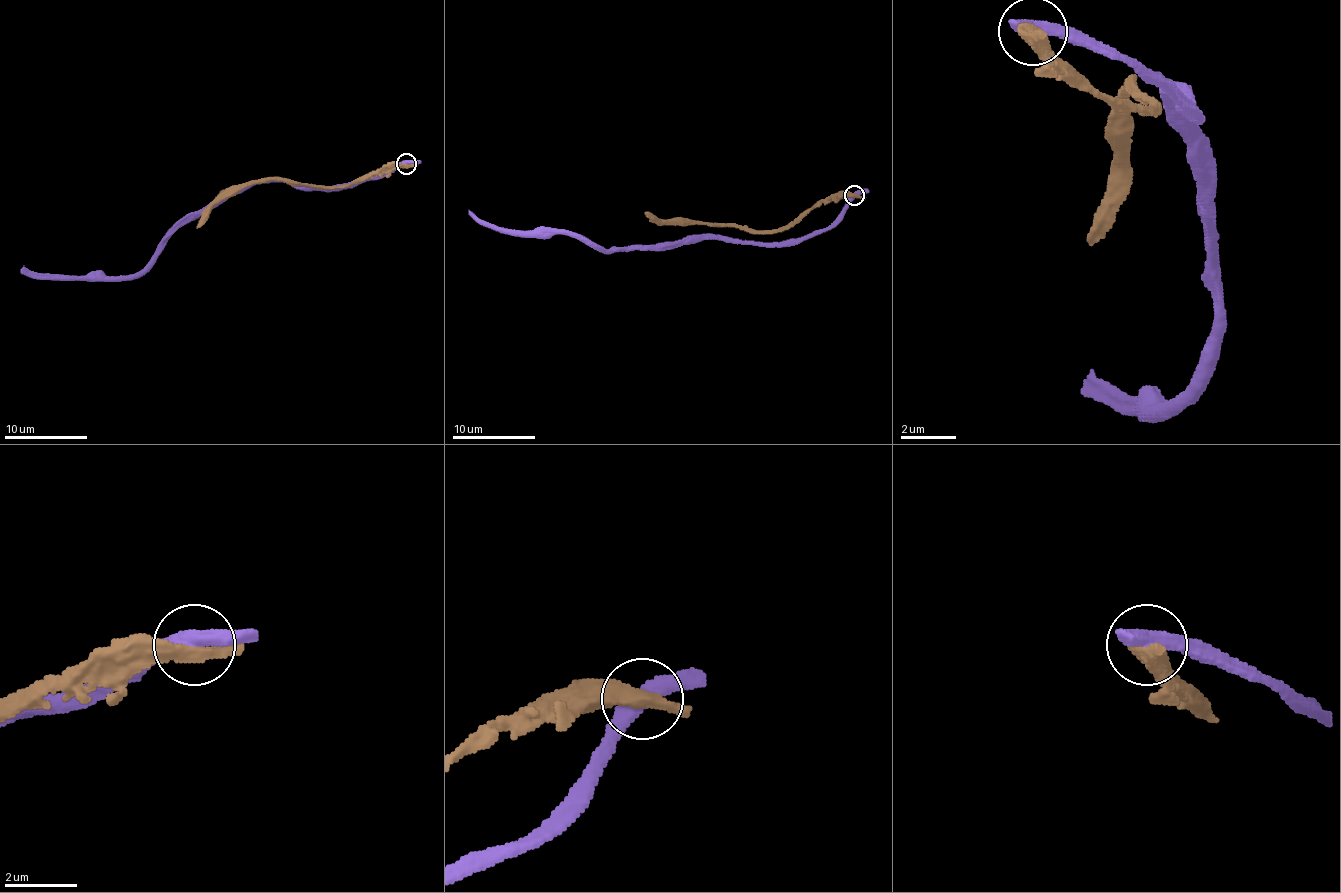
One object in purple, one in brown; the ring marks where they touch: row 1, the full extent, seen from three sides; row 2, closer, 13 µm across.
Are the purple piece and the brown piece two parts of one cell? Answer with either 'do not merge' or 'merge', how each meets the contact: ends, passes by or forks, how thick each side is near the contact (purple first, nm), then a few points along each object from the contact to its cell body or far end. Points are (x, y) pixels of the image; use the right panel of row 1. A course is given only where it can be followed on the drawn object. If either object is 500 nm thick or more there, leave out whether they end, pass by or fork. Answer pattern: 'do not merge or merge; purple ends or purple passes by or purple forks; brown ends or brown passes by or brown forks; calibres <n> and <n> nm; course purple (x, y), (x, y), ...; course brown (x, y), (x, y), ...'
do not merge; purple passes by; brown passes by; calibres 440 and 360 nm; course purple (1034, 29), (1082, 29), (1192, 112), (1179, 91), (1199, 195), (1213, 360), (1158, 415), (1110, 408), (1082, 381); course brown (1034, 36), (1117, 105), (1151, 105), (1130, 84), (1123, 105), (1123, 202), (1089, 243)

